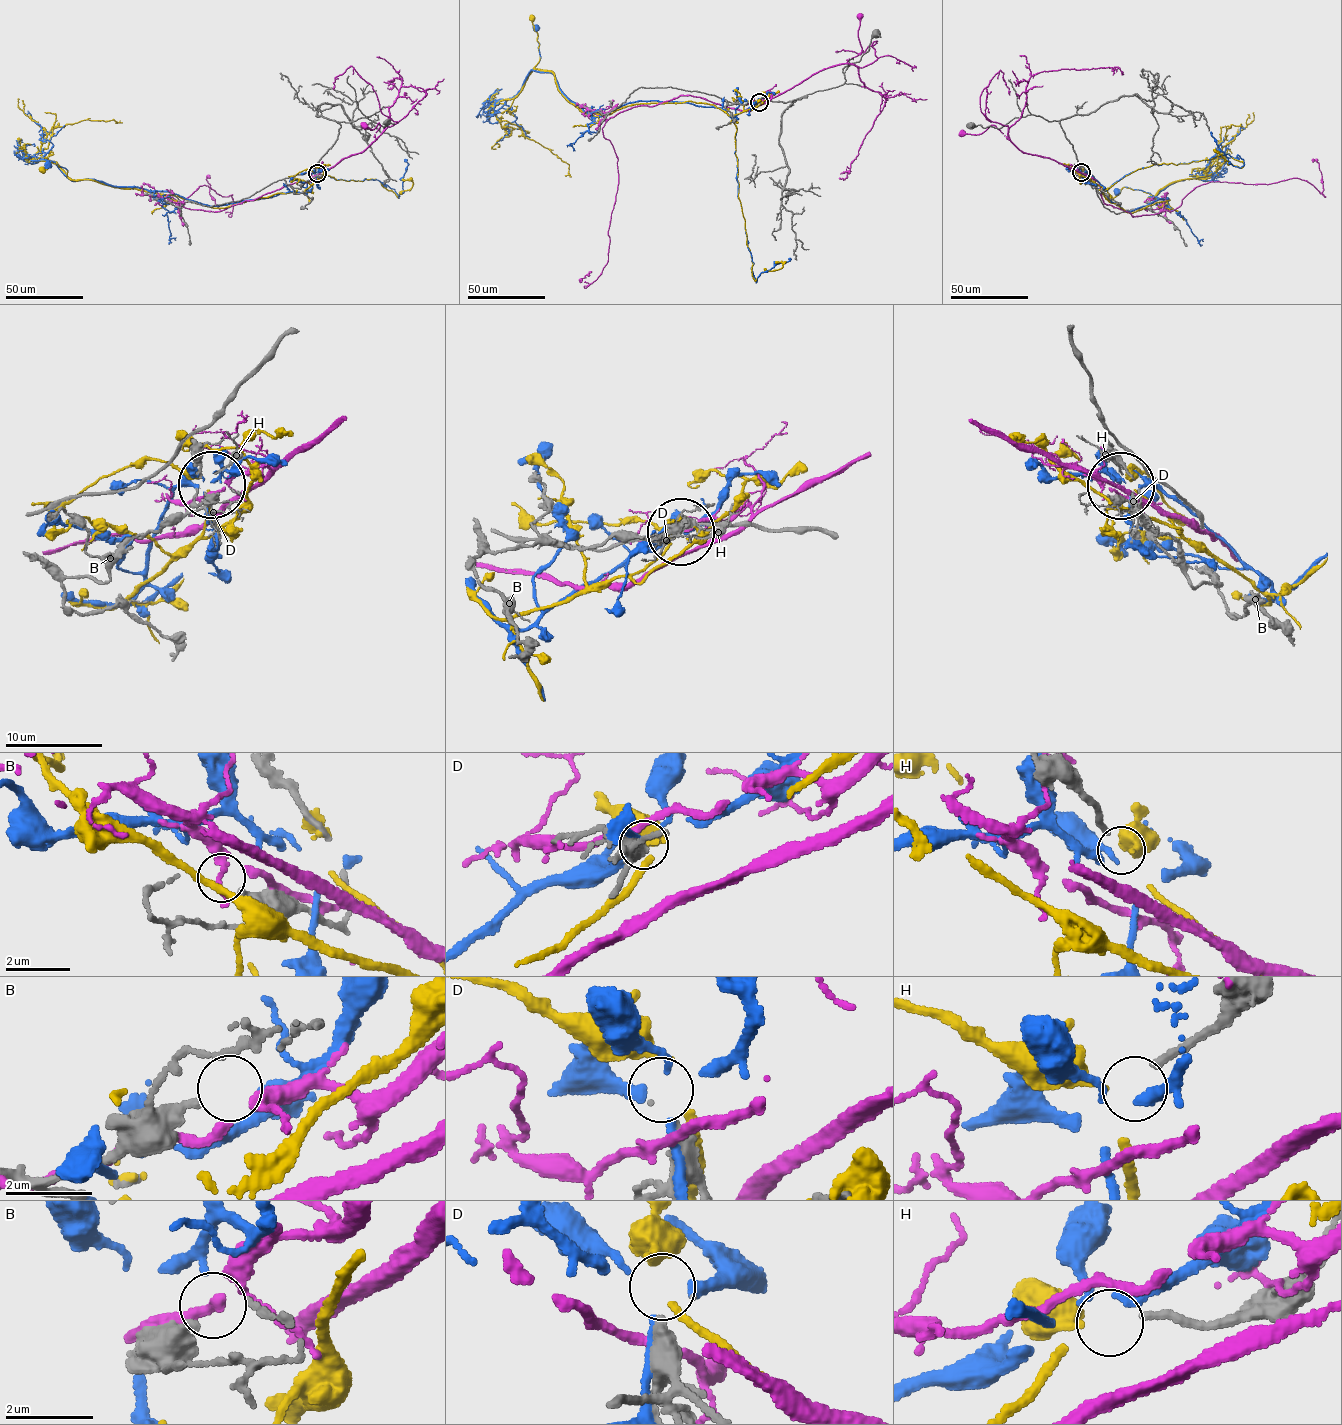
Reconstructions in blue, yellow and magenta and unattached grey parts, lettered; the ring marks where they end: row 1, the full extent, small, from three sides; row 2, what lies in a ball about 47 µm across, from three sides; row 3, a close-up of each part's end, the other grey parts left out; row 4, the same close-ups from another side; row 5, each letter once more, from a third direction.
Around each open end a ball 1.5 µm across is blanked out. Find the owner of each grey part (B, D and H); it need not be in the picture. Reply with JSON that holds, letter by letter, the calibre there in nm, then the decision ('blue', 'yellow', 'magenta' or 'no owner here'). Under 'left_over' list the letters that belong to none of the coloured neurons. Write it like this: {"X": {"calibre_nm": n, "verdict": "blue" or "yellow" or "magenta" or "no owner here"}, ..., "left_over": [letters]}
{"B": {"calibre_nm": 320, "verdict": "no owner here"}, "D": {"calibre_nm": 360, "verdict": "no owner here"}, "H": {"calibre_nm": 170, "verdict": "yellow"}, "left_over": ["B", "D"]}

